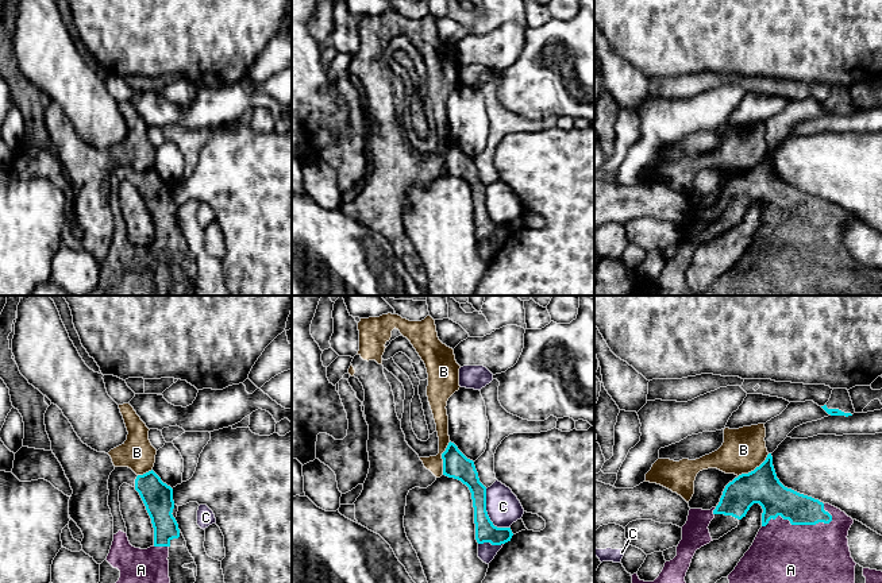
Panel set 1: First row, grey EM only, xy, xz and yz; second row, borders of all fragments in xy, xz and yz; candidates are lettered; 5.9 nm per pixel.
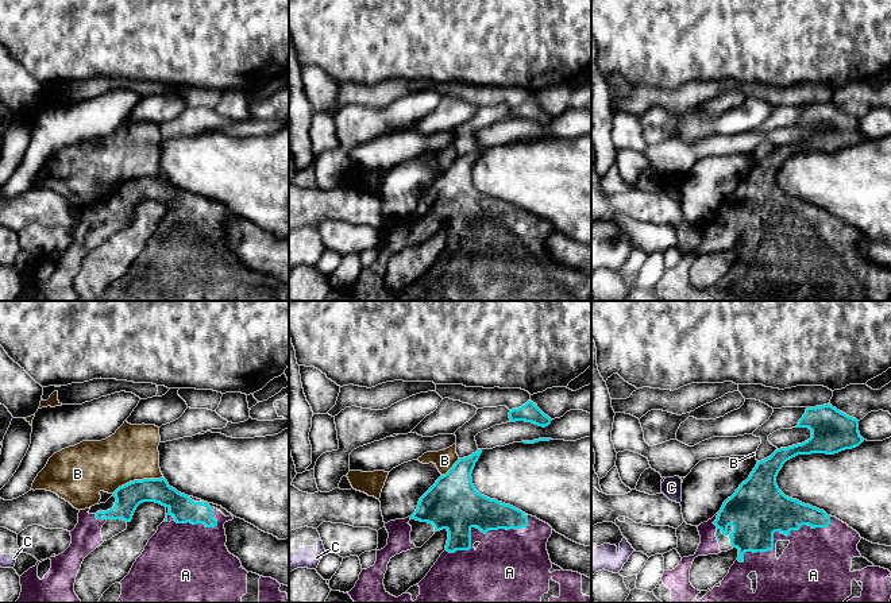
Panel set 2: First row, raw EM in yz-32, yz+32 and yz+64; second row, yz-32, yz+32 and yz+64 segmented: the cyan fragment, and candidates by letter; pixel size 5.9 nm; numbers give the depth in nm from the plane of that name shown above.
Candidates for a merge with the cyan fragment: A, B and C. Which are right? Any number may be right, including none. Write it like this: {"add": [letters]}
{"add": ["A"]}

